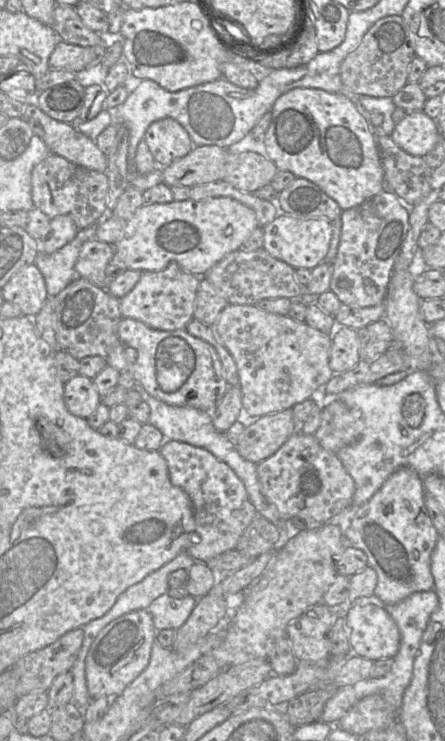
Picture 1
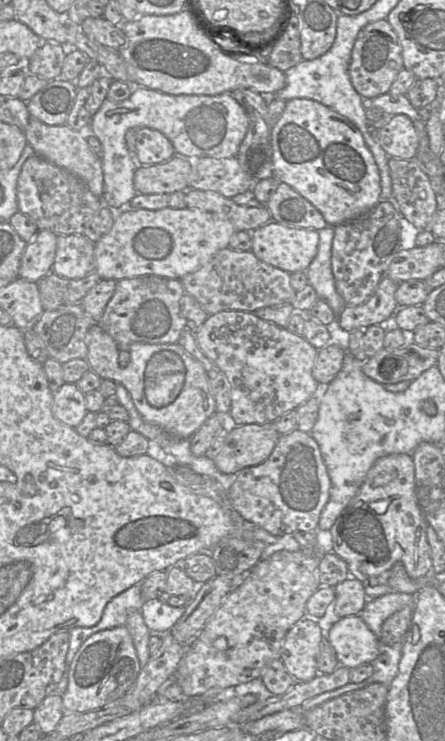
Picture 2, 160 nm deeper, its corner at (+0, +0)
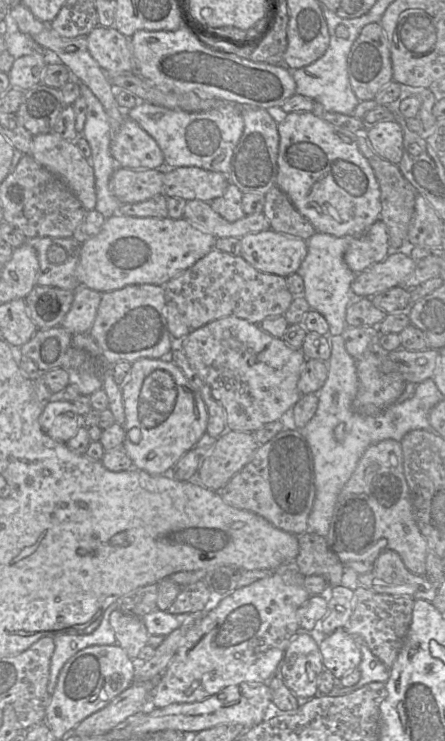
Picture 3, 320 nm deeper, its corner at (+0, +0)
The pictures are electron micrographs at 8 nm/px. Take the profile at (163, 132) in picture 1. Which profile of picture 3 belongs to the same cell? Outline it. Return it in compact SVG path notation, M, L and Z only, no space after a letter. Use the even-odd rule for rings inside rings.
M126 116L112 135L110 151L118 167L164 169L165 158L155 139L136 121Z

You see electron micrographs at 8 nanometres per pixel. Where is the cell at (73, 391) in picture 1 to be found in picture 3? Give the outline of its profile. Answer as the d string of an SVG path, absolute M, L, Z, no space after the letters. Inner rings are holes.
M49 401L42 410L39 423L46 435L66 443L80 428L80 415L70 401Z

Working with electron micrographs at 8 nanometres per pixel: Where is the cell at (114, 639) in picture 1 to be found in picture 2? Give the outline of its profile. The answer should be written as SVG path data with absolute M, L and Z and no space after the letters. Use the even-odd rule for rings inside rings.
M126 626L99 631L90 636L75 654L68 672L68 685L62 694L65 713L86 713L105 708L124 696L140 673L141 666L133 639Z

